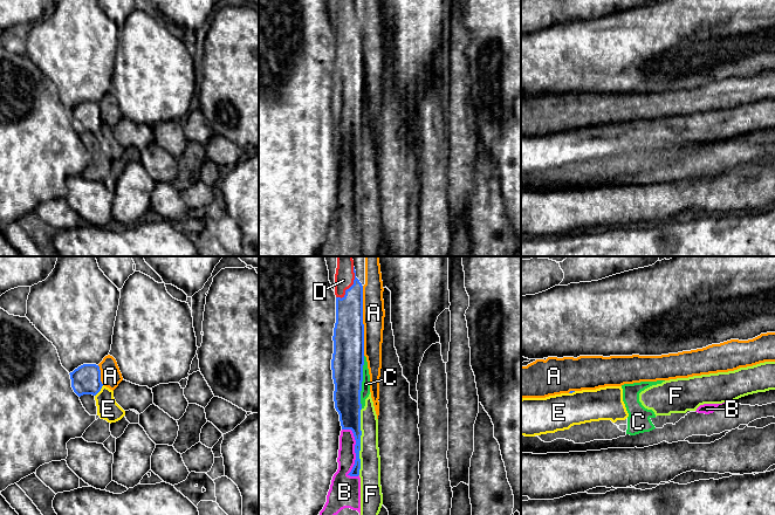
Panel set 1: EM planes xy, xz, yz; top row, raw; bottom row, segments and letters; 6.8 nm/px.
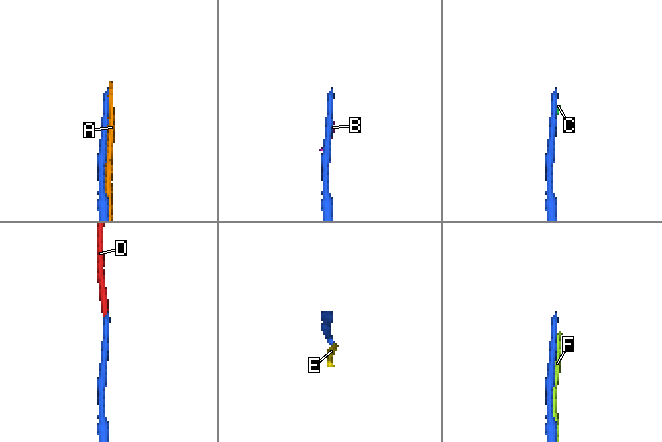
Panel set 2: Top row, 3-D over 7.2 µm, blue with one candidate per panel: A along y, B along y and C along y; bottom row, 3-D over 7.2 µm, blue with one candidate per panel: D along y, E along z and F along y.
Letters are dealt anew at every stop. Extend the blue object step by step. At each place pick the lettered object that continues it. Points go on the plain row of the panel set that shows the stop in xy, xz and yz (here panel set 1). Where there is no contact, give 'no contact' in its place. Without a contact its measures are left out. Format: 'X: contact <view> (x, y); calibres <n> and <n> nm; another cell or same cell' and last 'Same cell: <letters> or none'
A: contact xz (362, 59); calibres 220 and 150 nm; another cell
B: contact xz (355, 190); calibres 140 and 170 nm; another cell
C: contact xz (362, 118); calibres 220 and 60 nm; another cell
D: contact xz (352, 22); calibres 190 and 140 nm; same cell
E: contact xy (100, 128); calibres 200 and 150 nm; another cell
F: contact xz (359, 179); calibres 160 and 140 nm; another cell
Same cell: D

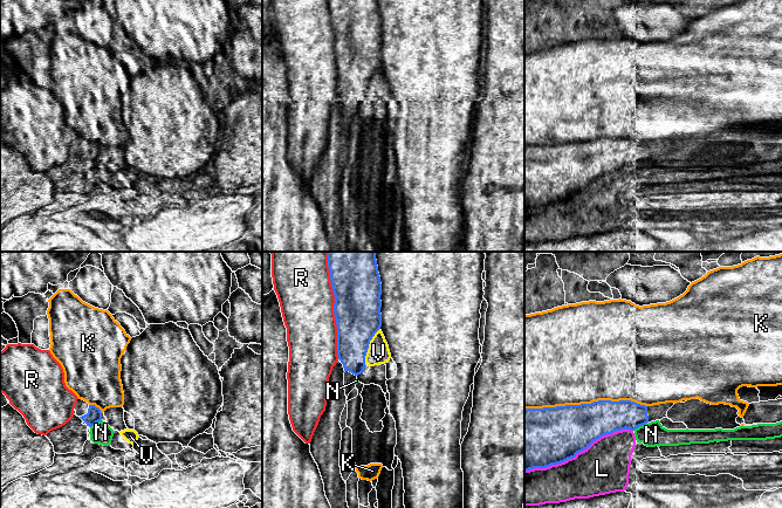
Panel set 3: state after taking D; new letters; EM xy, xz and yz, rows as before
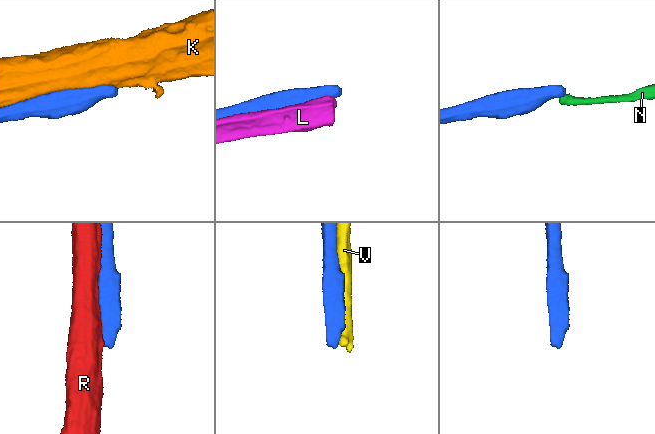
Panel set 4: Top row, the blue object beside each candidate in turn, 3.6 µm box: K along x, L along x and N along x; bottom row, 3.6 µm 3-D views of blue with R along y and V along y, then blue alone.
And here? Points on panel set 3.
K: contact yz (585, 142); calibres 360 and 500 nm; another cell
L: contact yz (578, 190); calibres 400 and 360 nm; another cell
N: contact yz (639, 163); calibres 240 and 170 nm; another cell
R: contact xz (334, 48); calibres 320 and 380 nm; another cell
V: contact xz (368, 83); calibres 320 and 150 nm; another cell
Same cell: none

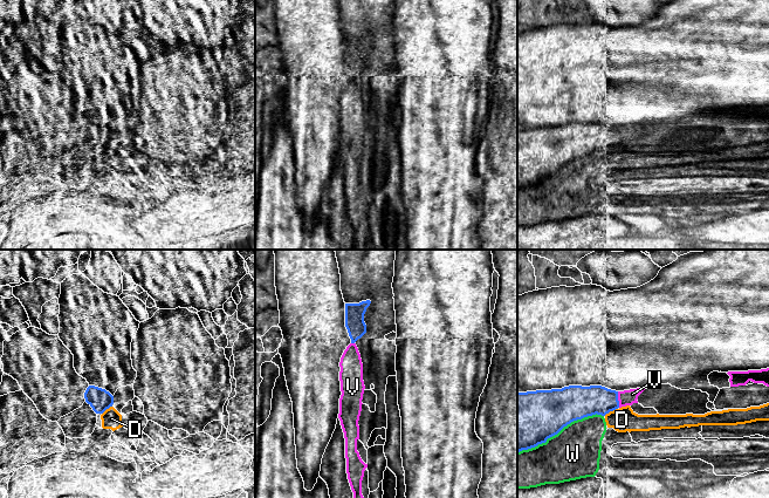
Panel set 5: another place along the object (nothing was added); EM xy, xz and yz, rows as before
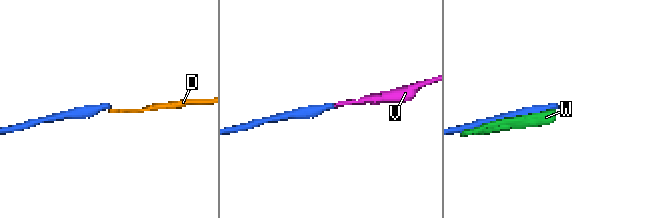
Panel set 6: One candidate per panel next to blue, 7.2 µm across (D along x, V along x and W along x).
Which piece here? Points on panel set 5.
D: contact yz (610, 148); calibres 240 and 170 nm; another cell
V: contact yz (617, 137); calibres 220 and 110 nm; same cell
W: contact yz (560, 168); calibres 380 and 360 nm; another cell
Same cell: V

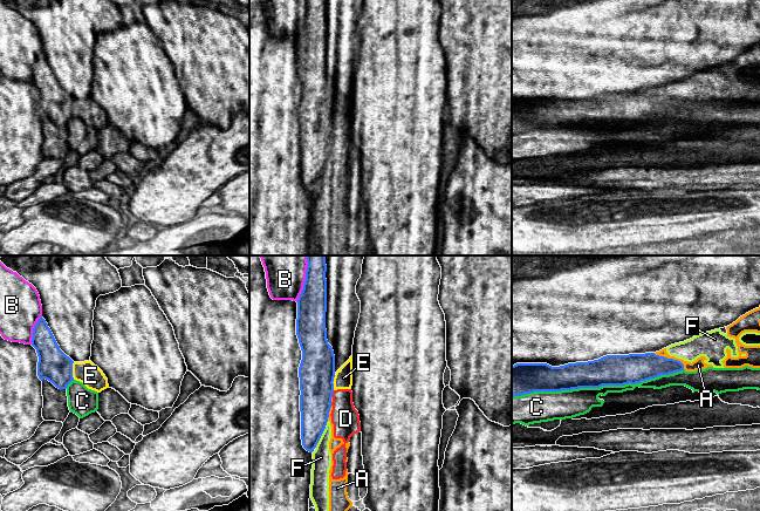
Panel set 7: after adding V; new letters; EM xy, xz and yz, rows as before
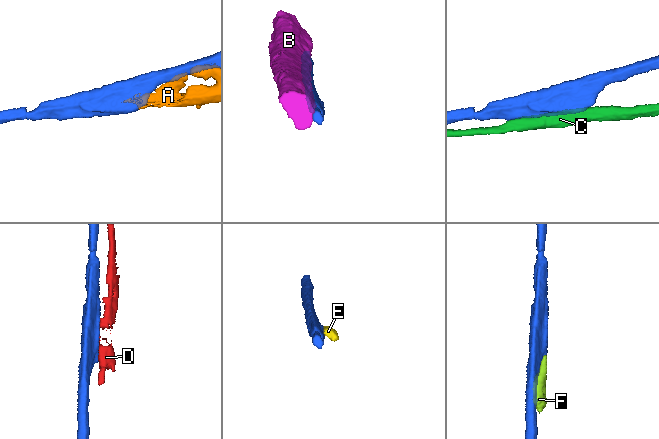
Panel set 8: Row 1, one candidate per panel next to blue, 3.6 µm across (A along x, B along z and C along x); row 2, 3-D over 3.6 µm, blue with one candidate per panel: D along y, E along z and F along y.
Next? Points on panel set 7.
A: contact yz (670, 96); calibres 200 and 80 nm; another cell
B: contact xz (305, 20); calibres 200 and 260 nm; another cell
C: contact yz (597, 124); calibres 200 and 190 nm; another cell
D: contact xz (331, 131); calibres 260 and 190 nm; another cell
E: contact xy (72, 108); calibres 220 and 160 nm; another cell
F: contact xz (322, 170); calibres 220 and 130 nm; another cell
Same cell: none

